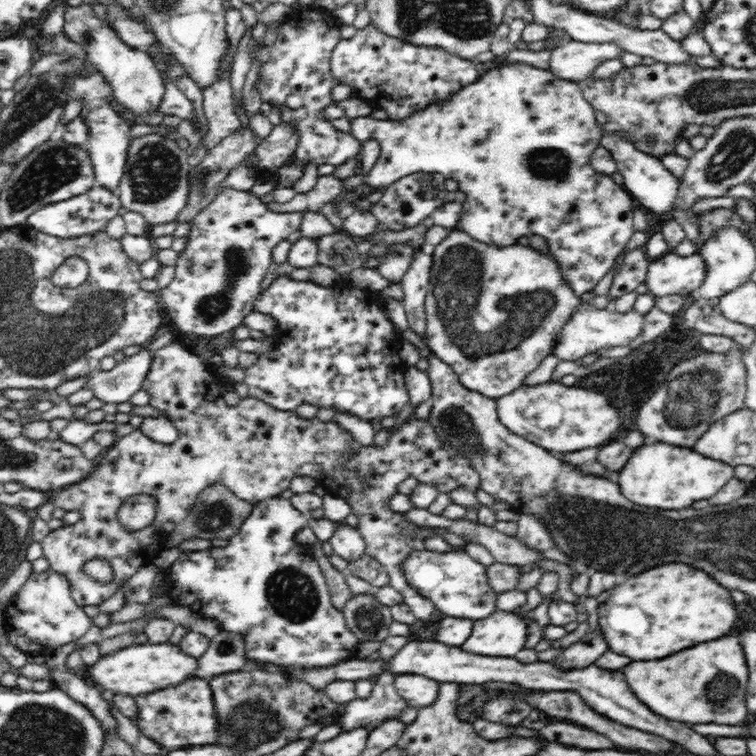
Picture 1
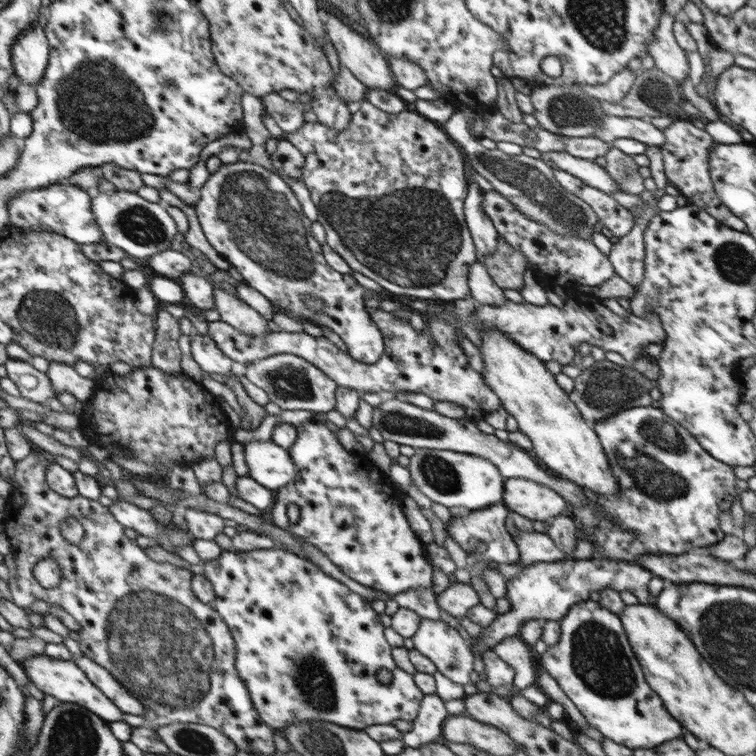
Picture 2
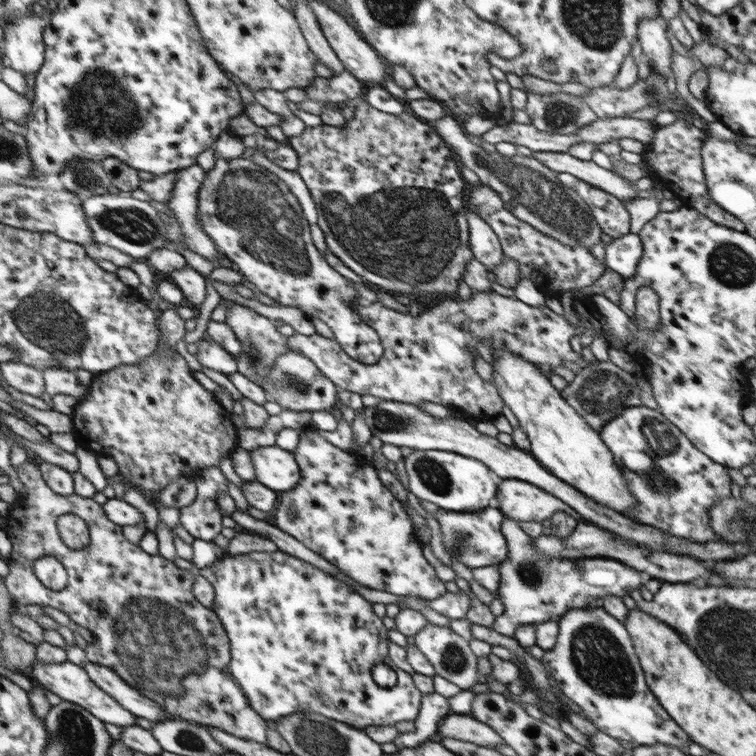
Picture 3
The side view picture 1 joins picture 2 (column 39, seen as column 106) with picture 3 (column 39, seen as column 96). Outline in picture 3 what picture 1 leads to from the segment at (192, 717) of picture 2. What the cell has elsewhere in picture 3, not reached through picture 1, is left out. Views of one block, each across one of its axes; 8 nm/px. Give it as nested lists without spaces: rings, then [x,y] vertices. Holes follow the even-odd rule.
[[[34,458],[21,464],[17,468],[17,474],[19,476],[20,482],[26,488],[26,496],[19,498],[17,502],[11,504],[12,510],[10,514],[7,515],[7,528],[5,529],[8,539],[11,540],[12,551],[6,562],[8,564],[9,573],[4,578],[5,585],[7,586],[7,591],[10,593],[11,599],[14,604],[21,604],[21,606],[26,606],[27,604],[39,604],[41,607],[52,606],[52,608],[58,608],[67,614],[70,620],[72,620],[76,625],[80,625],[85,629],[89,630],[94,637],[93,643],[81,642],[82,646],[87,654],[87,658],[90,662],[100,664],[102,666],[111,668],[126,684],[129,684],[132,688],[140,691],[146,697],[157,701],[164,709],[165,712],[169,714],[176,714],[181,716],[184,721],[190,721],[191,723],[210,726],[214,728],[219,728],[228,734],[233,734],[238,738],[243,738],[244,740],[253,740],[254,742],[259,742],[260,744],[267,744],[267,721],[265,721],[251,706],[247,695],[245,694],[240,682],[233,677],[230,672],[229,664],[231,661],[230,652],[230,639],[226,636],[226,630],[222,628],[220,620],[218,620],[218,615],[214,612],[214,609],[205,607],[199,599],[194,595],[194,584],[195,576],[188,570],[180,570],[178,566],[175,566],[170,560],[165,560],[162,556],[150,556],[146,554],[140,546],[130,544],[127,538],[124,538],[122,534],[122,526],[110,522],[107,518],[107,514],[104,514],[103,506],[96,503],[92,498],[80,497],[77,495],[63,496],[56,494],[55,491],[51,490],[51,487],[47,485],[46,480],[43,478],[42,470],[40,470],[39,461]],[[64,514],[76,514],[79,518],[84,520],[86,527],[90,534],[90,544],[82,550],[74,550],[66,547],[64,541],[60,538],[57,530],[57,521],[60,516]],[[53,557],[56,558],[63,566],[68,575],[68,582],[64,588],[54,591],[48,588],[40,582],[39,577],[35,574],[36,562],[40,558]]]

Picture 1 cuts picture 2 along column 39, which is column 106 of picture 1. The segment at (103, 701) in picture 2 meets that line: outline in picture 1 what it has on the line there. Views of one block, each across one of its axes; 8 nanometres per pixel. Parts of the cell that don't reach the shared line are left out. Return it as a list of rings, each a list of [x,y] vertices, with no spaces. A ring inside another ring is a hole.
[[[134,644],[100,657],[92,666],[86,668],[86,678],[98,688],[134,698],[136,695],[148,694],[187,681],[194,677],[198,666],[199,659],[186,653],[180,644]]]

